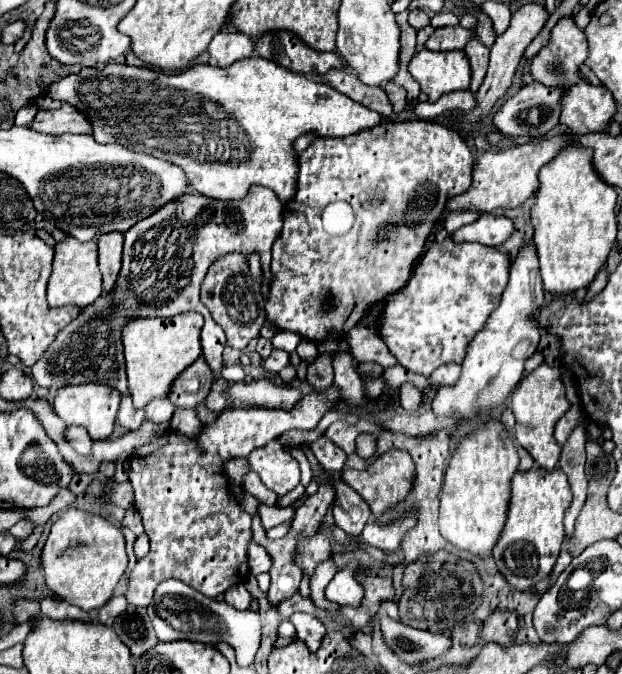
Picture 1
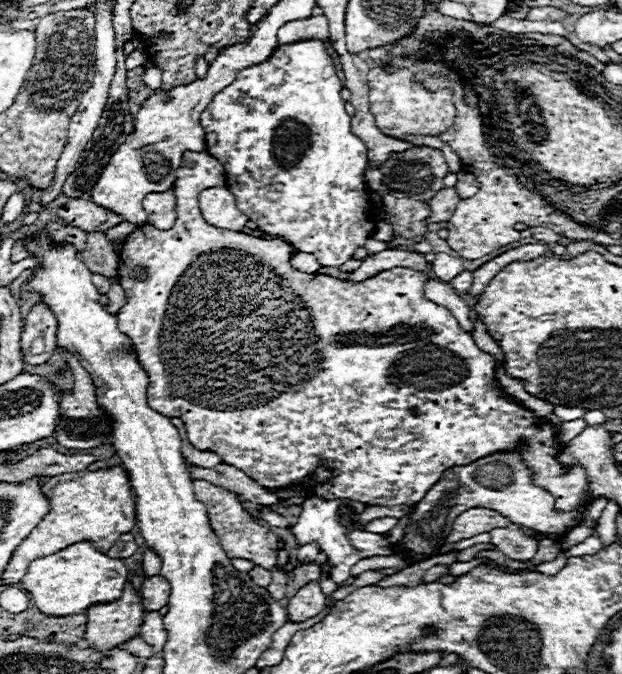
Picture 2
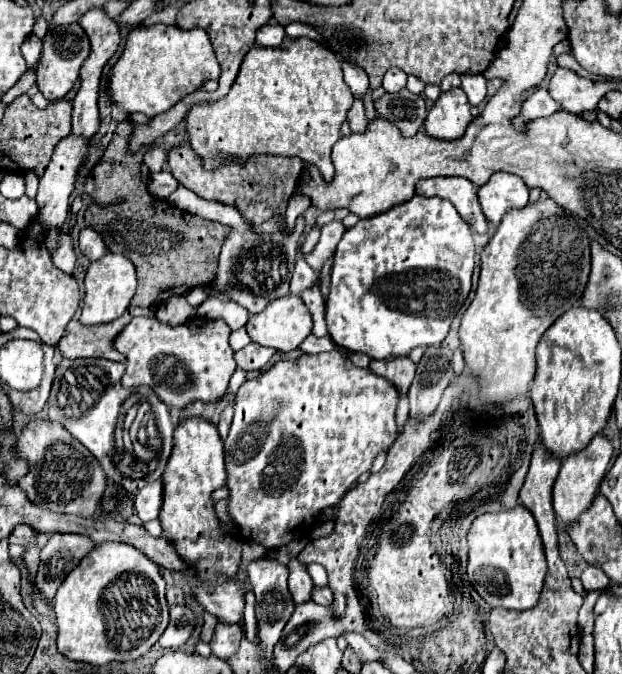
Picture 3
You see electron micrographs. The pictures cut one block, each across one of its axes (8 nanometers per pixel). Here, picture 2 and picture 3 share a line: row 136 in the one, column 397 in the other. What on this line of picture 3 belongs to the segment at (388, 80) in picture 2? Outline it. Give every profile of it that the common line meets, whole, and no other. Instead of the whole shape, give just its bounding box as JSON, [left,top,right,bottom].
[224,350,400,550]

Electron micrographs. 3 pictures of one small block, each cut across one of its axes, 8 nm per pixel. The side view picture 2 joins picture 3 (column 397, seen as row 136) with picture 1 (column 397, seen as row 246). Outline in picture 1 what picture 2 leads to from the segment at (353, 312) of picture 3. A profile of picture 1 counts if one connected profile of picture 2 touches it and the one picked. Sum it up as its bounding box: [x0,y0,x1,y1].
[380,238,510,376]

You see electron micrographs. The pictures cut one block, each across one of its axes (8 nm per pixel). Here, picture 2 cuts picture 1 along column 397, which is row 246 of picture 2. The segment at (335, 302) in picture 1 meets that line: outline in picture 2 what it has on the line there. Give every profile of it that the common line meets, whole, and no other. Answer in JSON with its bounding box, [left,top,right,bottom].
[116,152,588,512]

